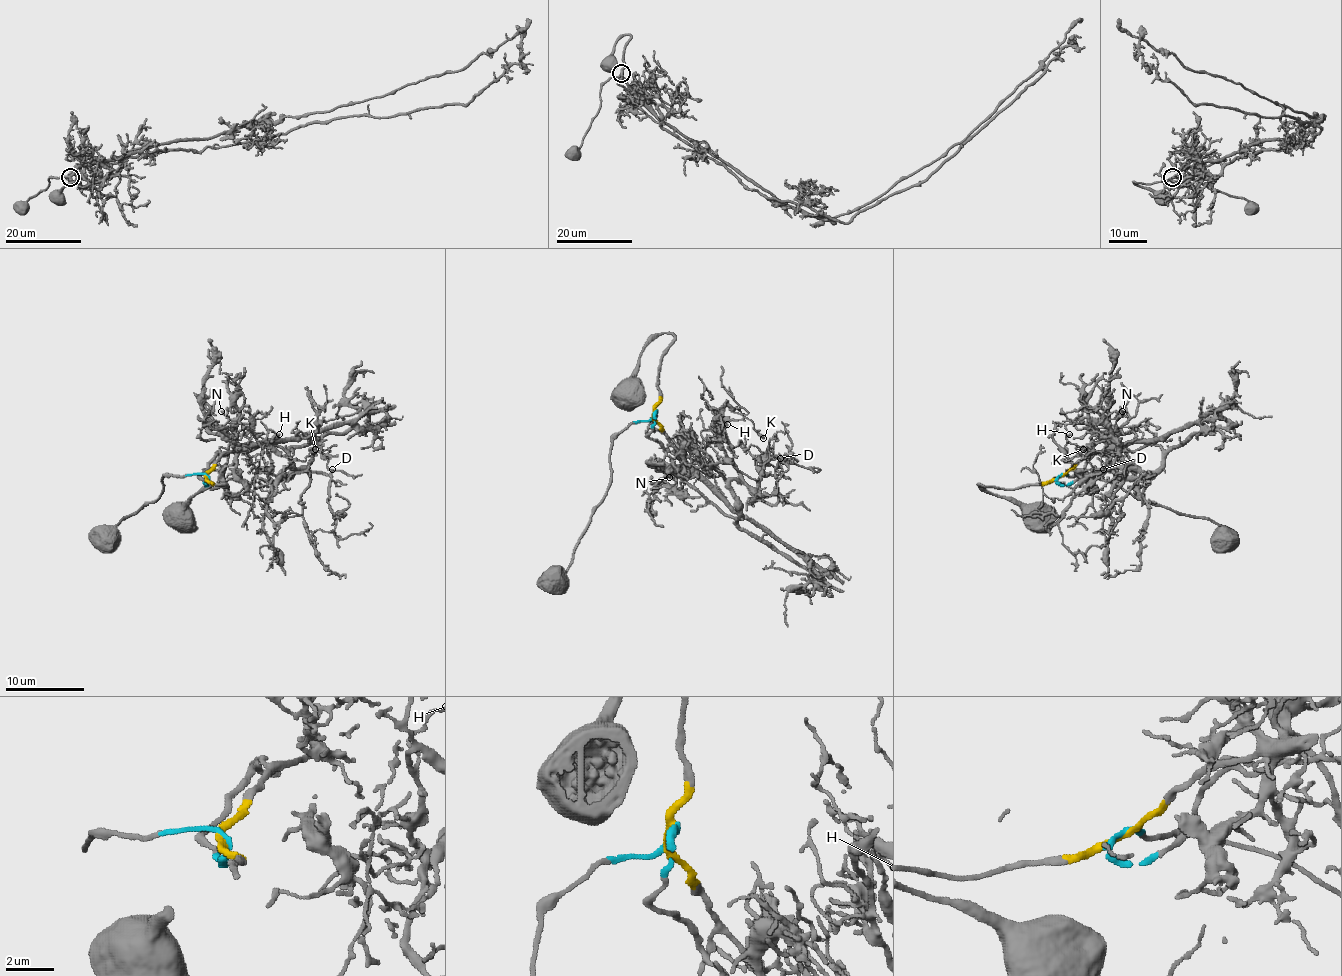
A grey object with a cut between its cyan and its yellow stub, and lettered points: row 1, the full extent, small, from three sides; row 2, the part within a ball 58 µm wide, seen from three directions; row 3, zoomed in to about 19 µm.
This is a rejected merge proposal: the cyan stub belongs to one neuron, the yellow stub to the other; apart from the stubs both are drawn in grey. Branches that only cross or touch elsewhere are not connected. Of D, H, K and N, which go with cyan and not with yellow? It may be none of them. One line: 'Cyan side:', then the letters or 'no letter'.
Cyan side: D, H, K

